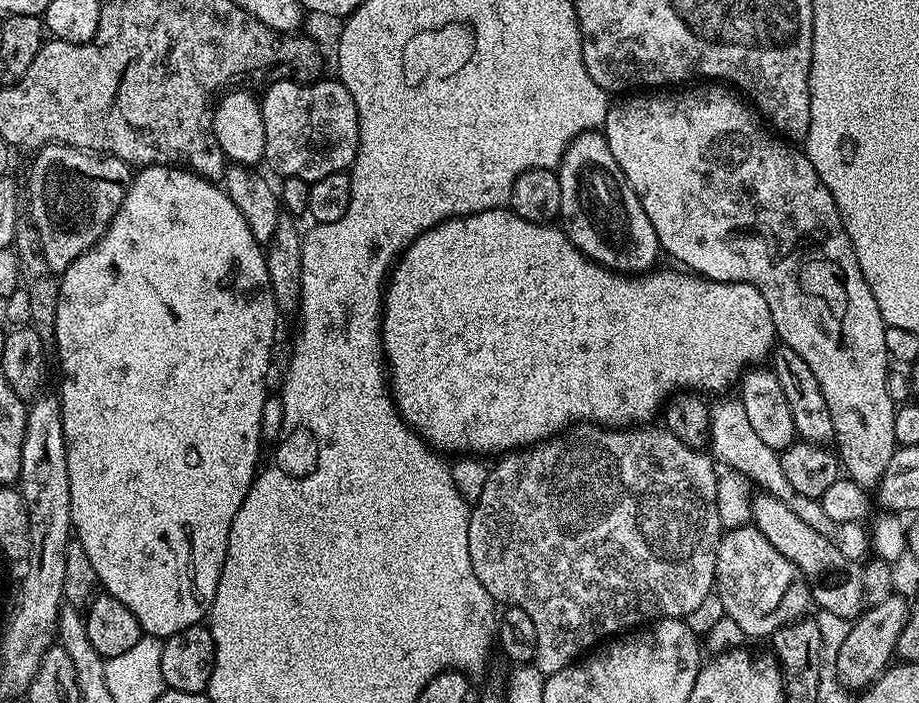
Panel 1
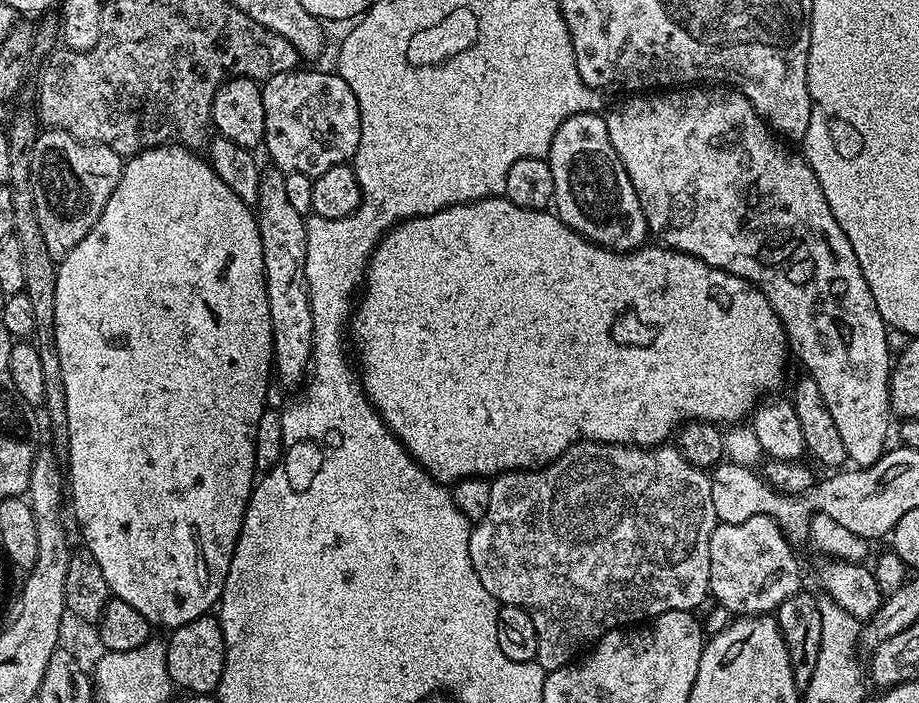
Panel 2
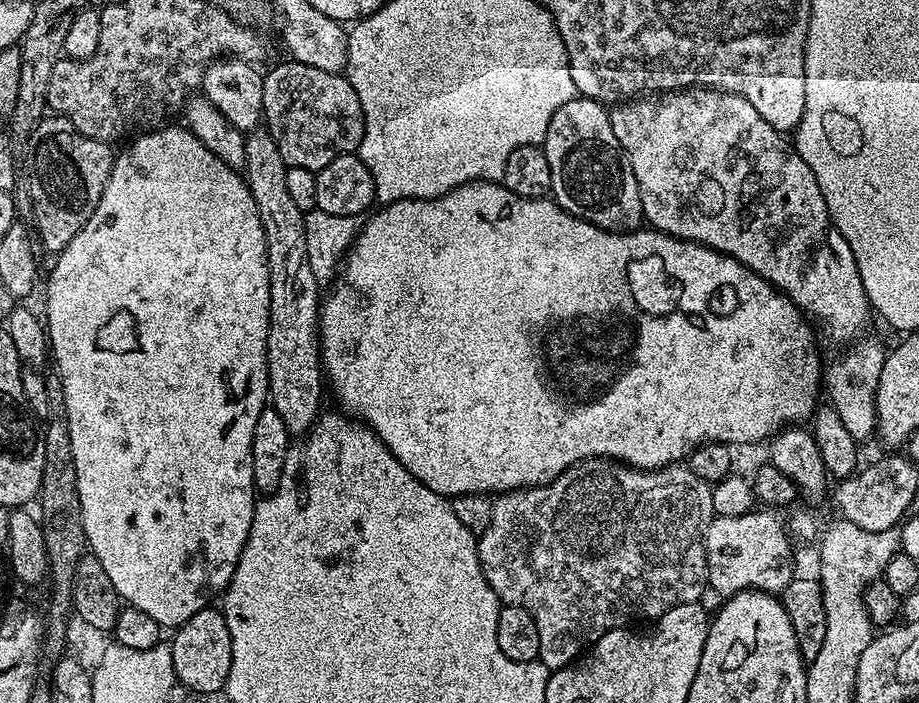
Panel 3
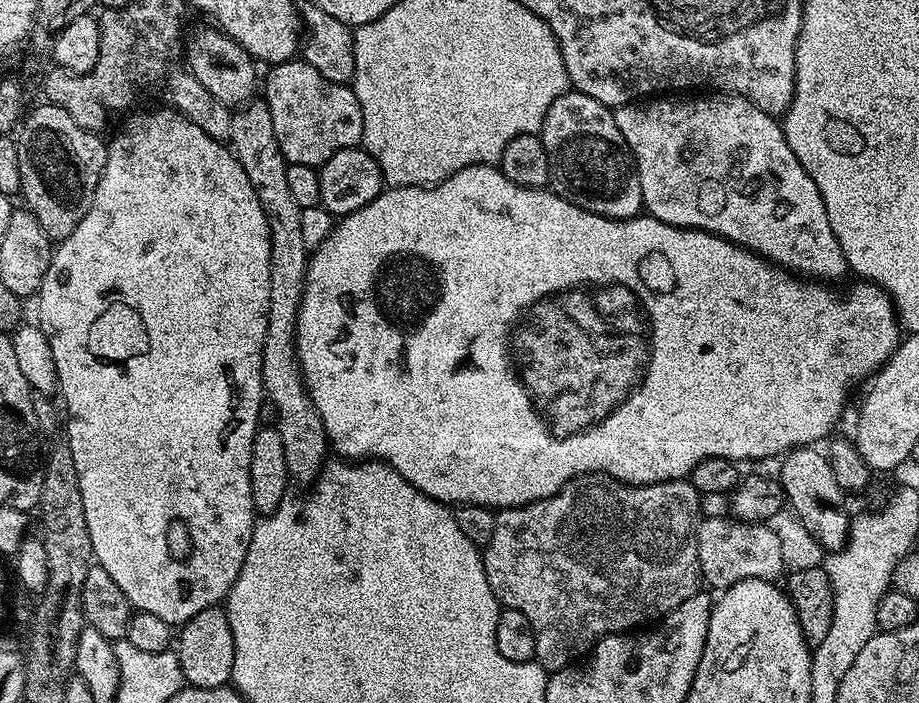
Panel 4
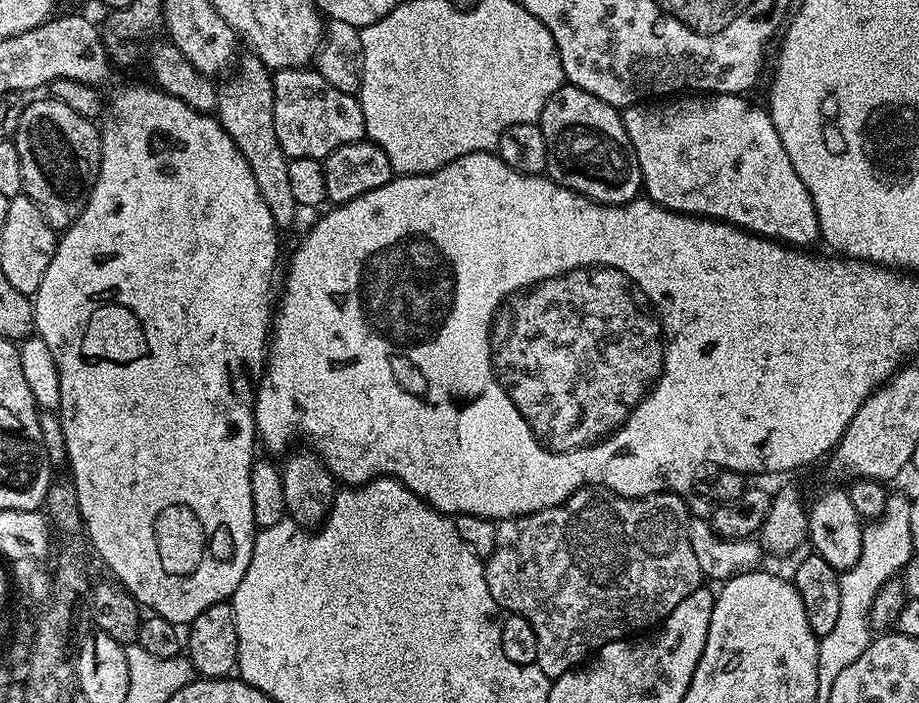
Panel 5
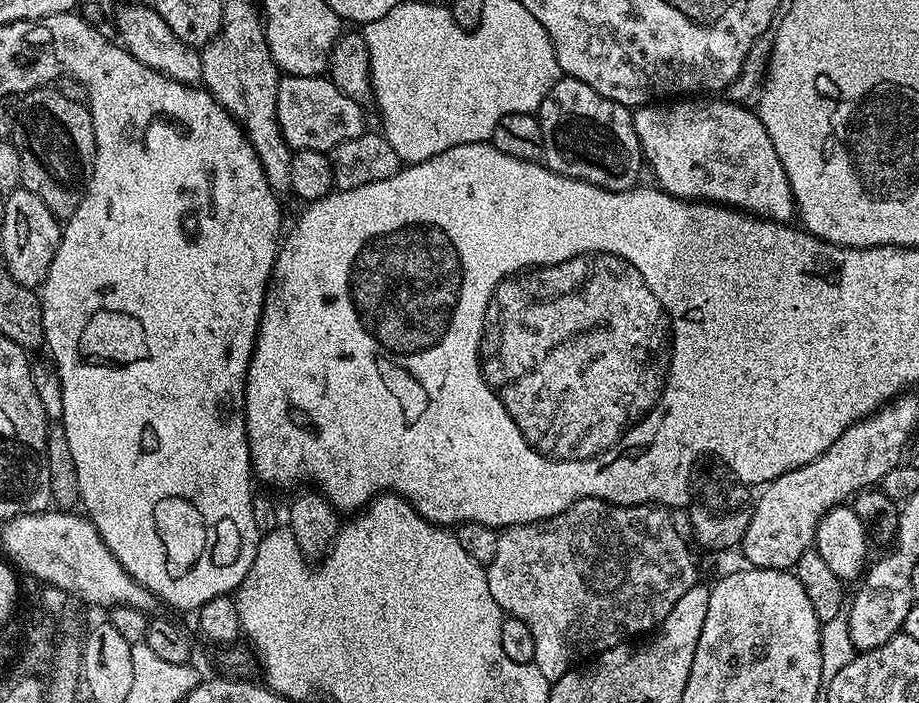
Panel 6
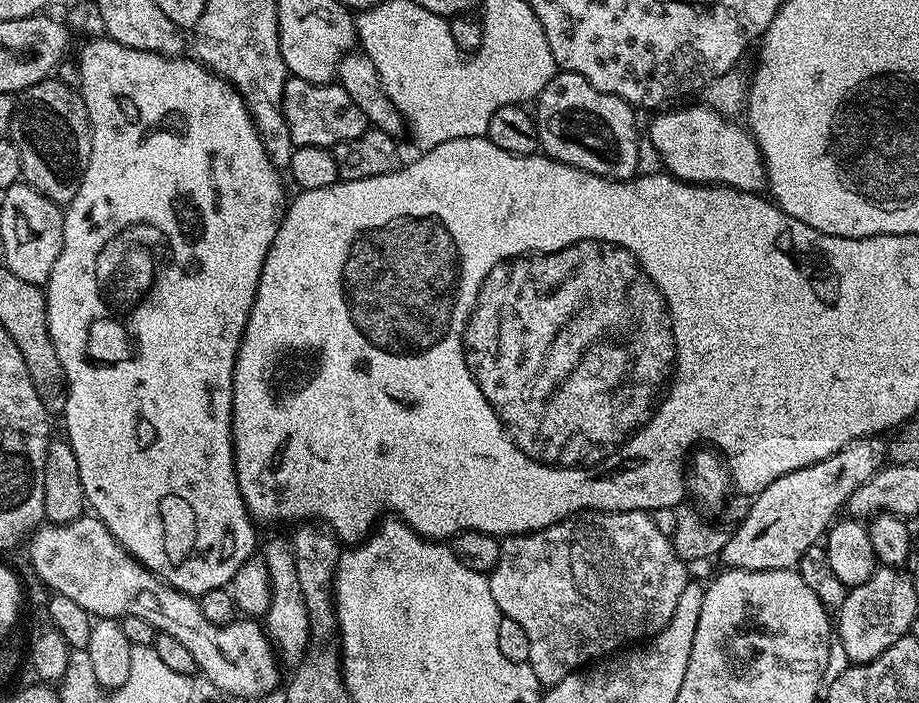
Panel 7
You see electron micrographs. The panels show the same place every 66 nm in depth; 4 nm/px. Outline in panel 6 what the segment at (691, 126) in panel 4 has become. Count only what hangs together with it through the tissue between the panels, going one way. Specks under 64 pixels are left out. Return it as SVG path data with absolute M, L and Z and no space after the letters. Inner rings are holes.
M680 98L675 102L653 102L643 105L632 112L634 130L638 134L640 151L643 152L647 167L652 167L656 175L655 183L664 192L677 196L680 200L694 200L697 202L711 202L714 204L727 204L729 208L738 208L753 216L762 216L769 220L788 222L797 215L796 195L790 190L790 182L786 178L786 170L782 170L782 162L778 158L778 150L774 150L774 142L770 142L770 134L766 134L766 126L762 126L759 115L740 104L731 104L728 100L720 98Z

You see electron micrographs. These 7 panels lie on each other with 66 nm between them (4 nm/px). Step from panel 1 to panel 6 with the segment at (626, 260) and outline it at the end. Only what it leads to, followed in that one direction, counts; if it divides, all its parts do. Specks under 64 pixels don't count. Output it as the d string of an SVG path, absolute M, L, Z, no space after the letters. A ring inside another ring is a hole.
M564 76L542 98L538 119L544 139L542 160L549 170L611 192L637 187L640 164L642 168L645 158L634 130L632 112L625 104L598 94L586 82Z

